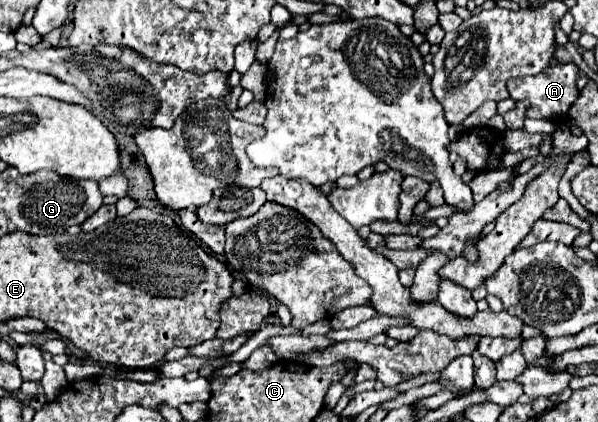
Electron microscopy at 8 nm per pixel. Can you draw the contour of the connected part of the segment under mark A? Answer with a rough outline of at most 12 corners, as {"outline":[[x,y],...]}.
{"outline":[[576,64],[508,80],[526,118],[562,120],[578,98]]}

